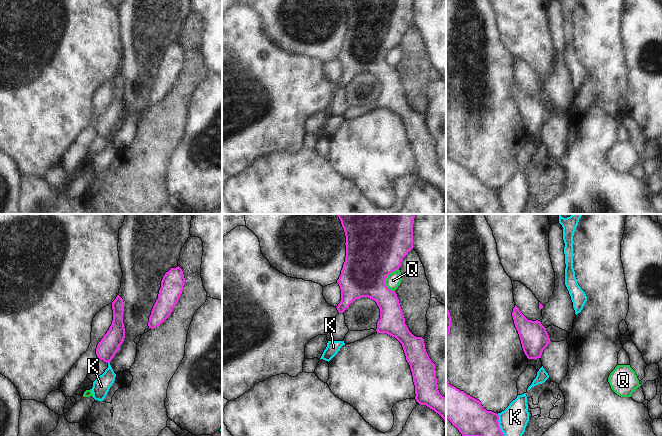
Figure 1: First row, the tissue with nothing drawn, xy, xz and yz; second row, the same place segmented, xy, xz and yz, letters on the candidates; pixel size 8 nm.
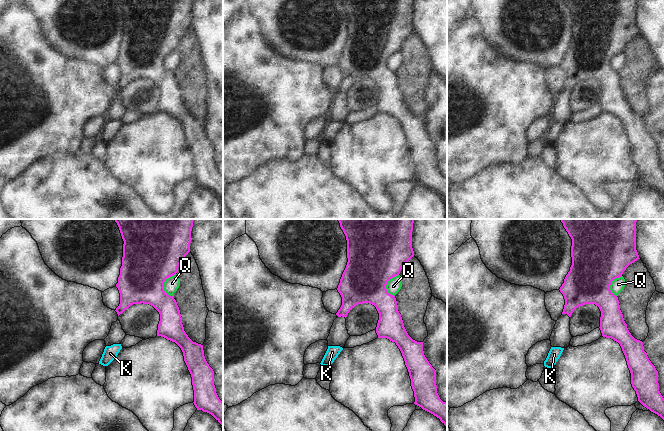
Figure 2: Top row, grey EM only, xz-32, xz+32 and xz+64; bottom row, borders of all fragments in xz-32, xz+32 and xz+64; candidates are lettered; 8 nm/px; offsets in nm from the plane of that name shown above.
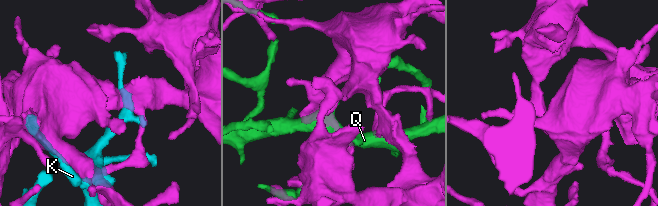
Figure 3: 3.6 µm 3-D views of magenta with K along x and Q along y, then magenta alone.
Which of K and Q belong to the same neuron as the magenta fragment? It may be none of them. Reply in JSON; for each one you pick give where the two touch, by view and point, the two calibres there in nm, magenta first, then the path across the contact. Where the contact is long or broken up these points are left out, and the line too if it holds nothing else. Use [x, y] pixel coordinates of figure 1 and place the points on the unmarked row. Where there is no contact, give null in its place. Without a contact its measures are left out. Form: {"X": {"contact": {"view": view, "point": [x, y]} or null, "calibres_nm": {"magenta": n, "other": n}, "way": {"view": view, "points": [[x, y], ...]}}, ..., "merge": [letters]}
{"merge": []}

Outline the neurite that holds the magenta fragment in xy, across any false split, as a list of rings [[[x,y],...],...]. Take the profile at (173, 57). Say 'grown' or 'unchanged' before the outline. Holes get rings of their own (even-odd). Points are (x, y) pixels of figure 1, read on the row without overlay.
unchanged | [[[179,42],[171,44],[165,49],[161,57],[158,75],[149,93],[149,104],[158,103],[169,93],[182,70],[184,60],[184,50]]]

